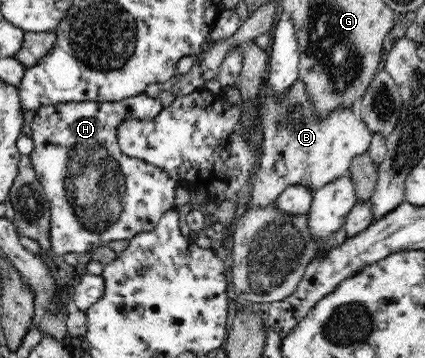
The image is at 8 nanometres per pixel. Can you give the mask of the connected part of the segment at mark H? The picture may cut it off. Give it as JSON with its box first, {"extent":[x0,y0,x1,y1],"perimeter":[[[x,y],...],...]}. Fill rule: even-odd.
{"extent":[27,92,180,265],"perimeter":[[[142,92],[134,97],[122,98],[120,101],[65,101],[60,104],[40,107],[40,109],[35,112],[33,121],[28,127],[27,135],[34,144],[34,148],[30,153],[30,158],[32,158],[32,164],[34,164],[34,170],[36,170],[36,177],[46,192],[46,197],[49,203],[50,221],[48,233],[50,236],[49,263],[51,263],[51,265],[54,265],[54,261],[59,259],[62,261],[62,257],[63,255],[66,255],[66,253],[79,253],[80,255],[83,255],[83,253],[88,250],[93,251],[100,246],[102,241],[130,239],[136,234],[142,232],[152,233],[152,231],[156,229],[158,220],[162,217],[162,214],[175,209],[176,190],[180,187],[180,185],[178,185],[177,181],[170,176],[170,172],[166,171],[166,168],[162,168],[162,166],[154,166],[154,164],[150,164],[138,157],[124,155],[122,150],[119,148],[119,141],[116,136],[117,127],[125,117],[136,116],[140,118],[151,118],[154,117],[162,108],[163,106],[158,98],[158,95],[153,97],[147,92]]]}

